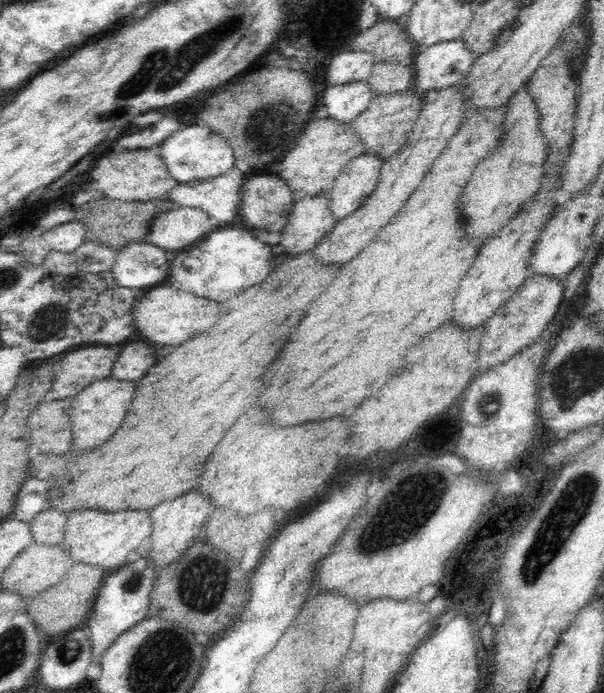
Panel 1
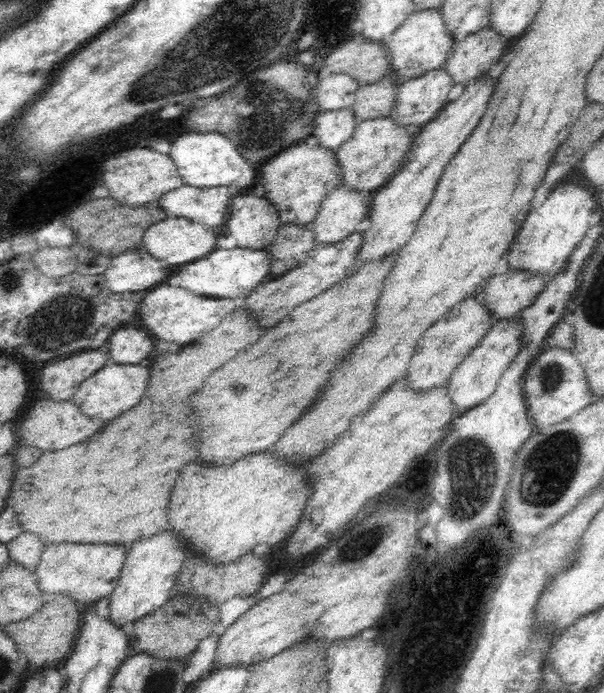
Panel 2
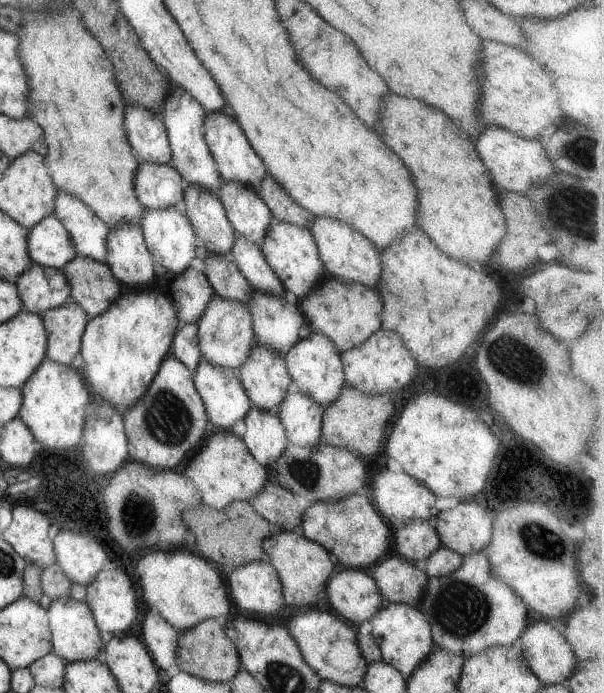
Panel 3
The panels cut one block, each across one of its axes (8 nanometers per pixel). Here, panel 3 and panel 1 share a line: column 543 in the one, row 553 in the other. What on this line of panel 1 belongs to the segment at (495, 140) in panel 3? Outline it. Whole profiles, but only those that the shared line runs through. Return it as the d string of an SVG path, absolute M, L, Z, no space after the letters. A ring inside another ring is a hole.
M188 492L172 502L162 502L150 514L152 514L153 529L147 557L151 558L152 564L158 572L172 562L176 562L182 556L182 552L196 541L196 536L202 534L202 530L212 514L212 504L200 492Z

